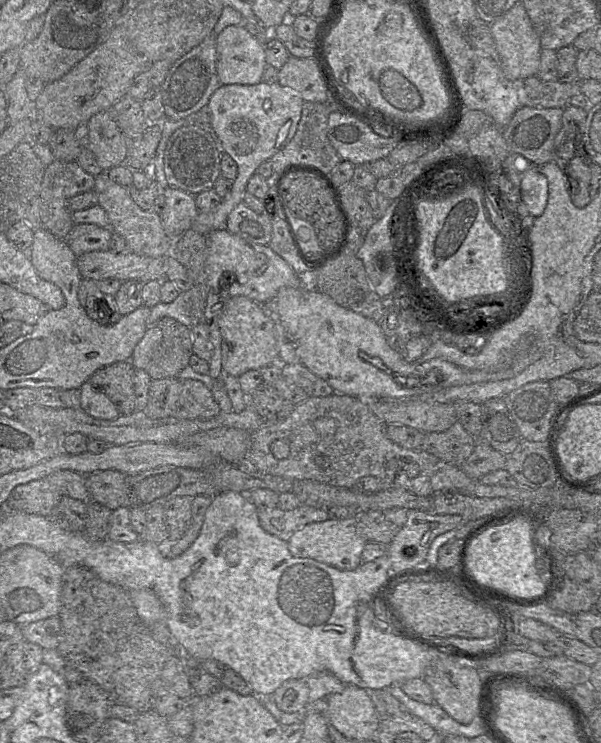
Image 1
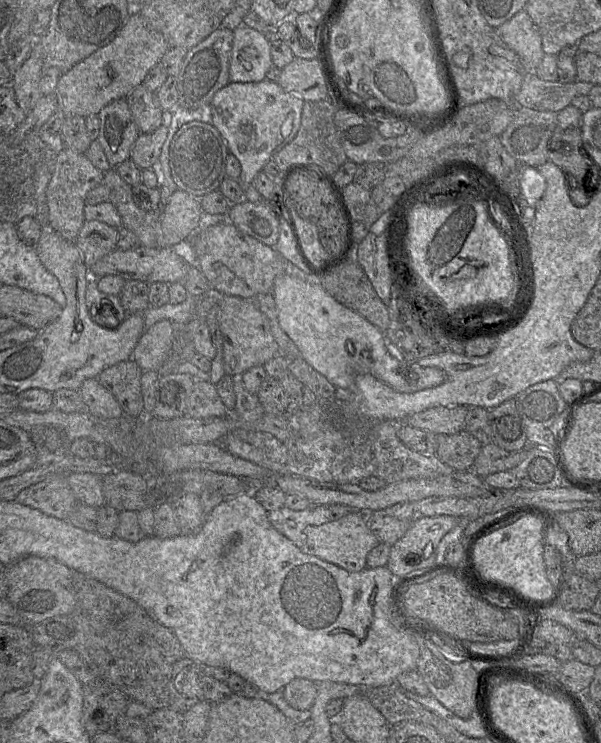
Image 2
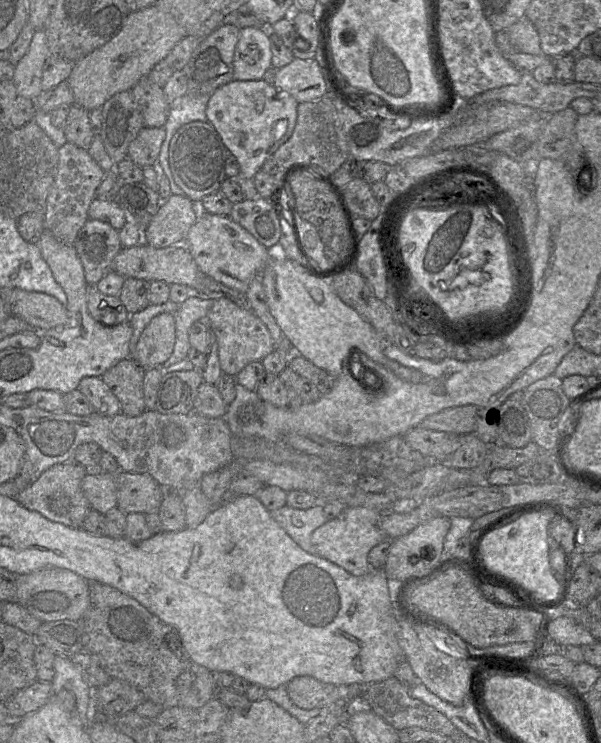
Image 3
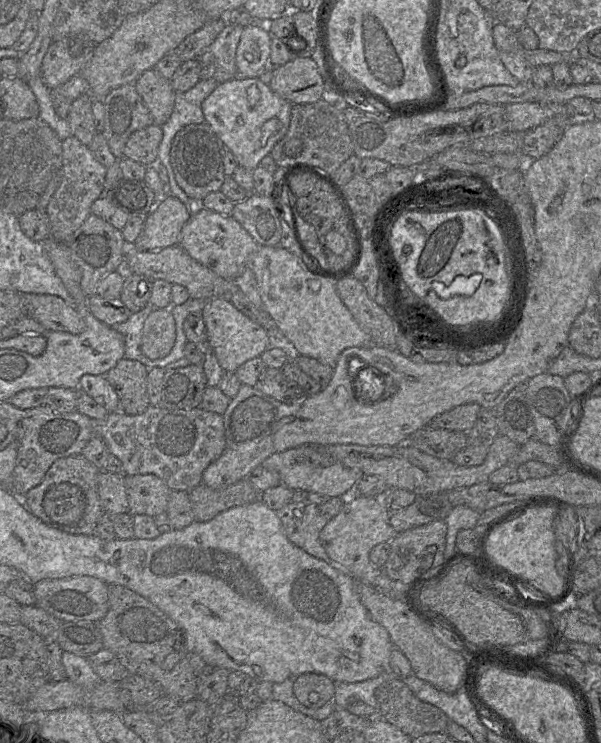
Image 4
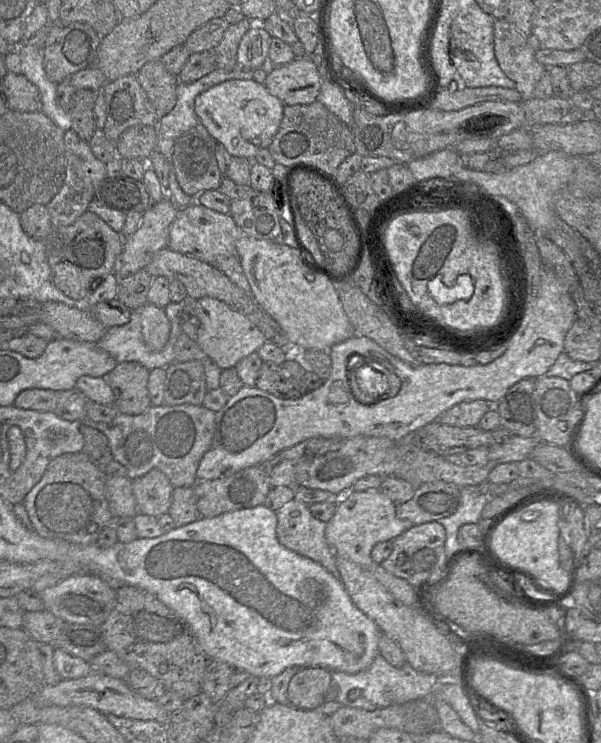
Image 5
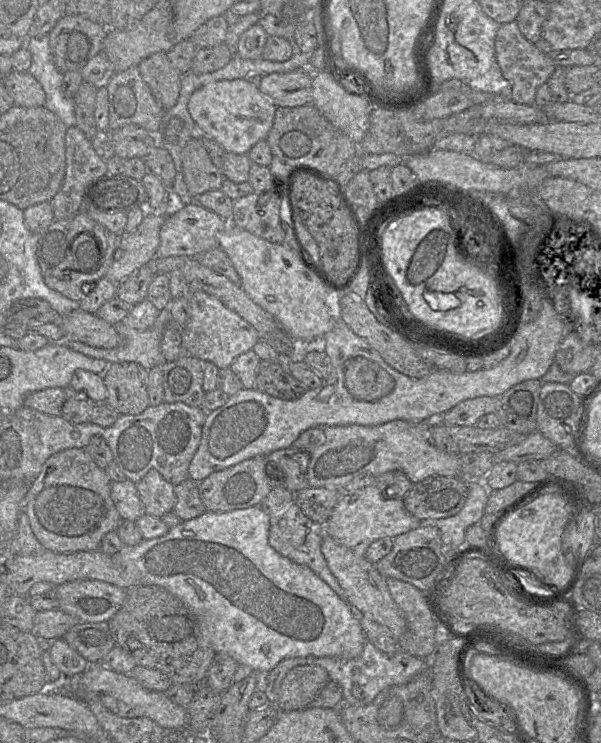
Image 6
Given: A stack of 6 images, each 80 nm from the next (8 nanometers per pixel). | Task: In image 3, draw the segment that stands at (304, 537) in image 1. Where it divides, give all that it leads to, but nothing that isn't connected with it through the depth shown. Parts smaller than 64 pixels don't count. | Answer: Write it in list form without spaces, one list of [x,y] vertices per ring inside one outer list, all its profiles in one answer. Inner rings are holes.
[[[348,506],[339,516],[317,528],[311,535],[316,556],[334,563],[354,576],[363,576],[371,571],[369,551],[384,540],[386,535],[379,527],[379,511],[361,506]]]

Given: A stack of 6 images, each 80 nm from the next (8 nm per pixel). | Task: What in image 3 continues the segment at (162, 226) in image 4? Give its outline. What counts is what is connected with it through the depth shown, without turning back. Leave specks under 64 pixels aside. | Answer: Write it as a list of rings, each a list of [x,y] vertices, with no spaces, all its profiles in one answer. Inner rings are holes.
[[[172,194],[148,219],[143,243],[156,248],[185,244],[186,236],[196,221],[193,202],[185,195]]]

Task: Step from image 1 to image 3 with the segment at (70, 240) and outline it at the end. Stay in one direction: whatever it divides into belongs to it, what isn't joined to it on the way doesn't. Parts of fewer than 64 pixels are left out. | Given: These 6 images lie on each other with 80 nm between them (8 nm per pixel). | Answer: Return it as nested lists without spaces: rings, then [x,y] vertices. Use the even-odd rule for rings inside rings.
[[[89,218],[79,231],[73,247],[83,265],[89,286],[96,285],[122,250],[119,231],[111,225]]]

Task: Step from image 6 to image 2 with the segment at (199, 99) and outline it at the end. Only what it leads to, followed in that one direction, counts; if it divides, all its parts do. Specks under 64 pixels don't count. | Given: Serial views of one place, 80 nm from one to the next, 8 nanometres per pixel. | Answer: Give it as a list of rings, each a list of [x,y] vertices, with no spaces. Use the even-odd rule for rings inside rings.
[[[229,82],[210,102],[212,124],[226,141],[228,150],[240,162],[241,186],[252,184],[264,165],[289,144],[296,136],[301,123],[304,100],[291,94],[275,82]]]

